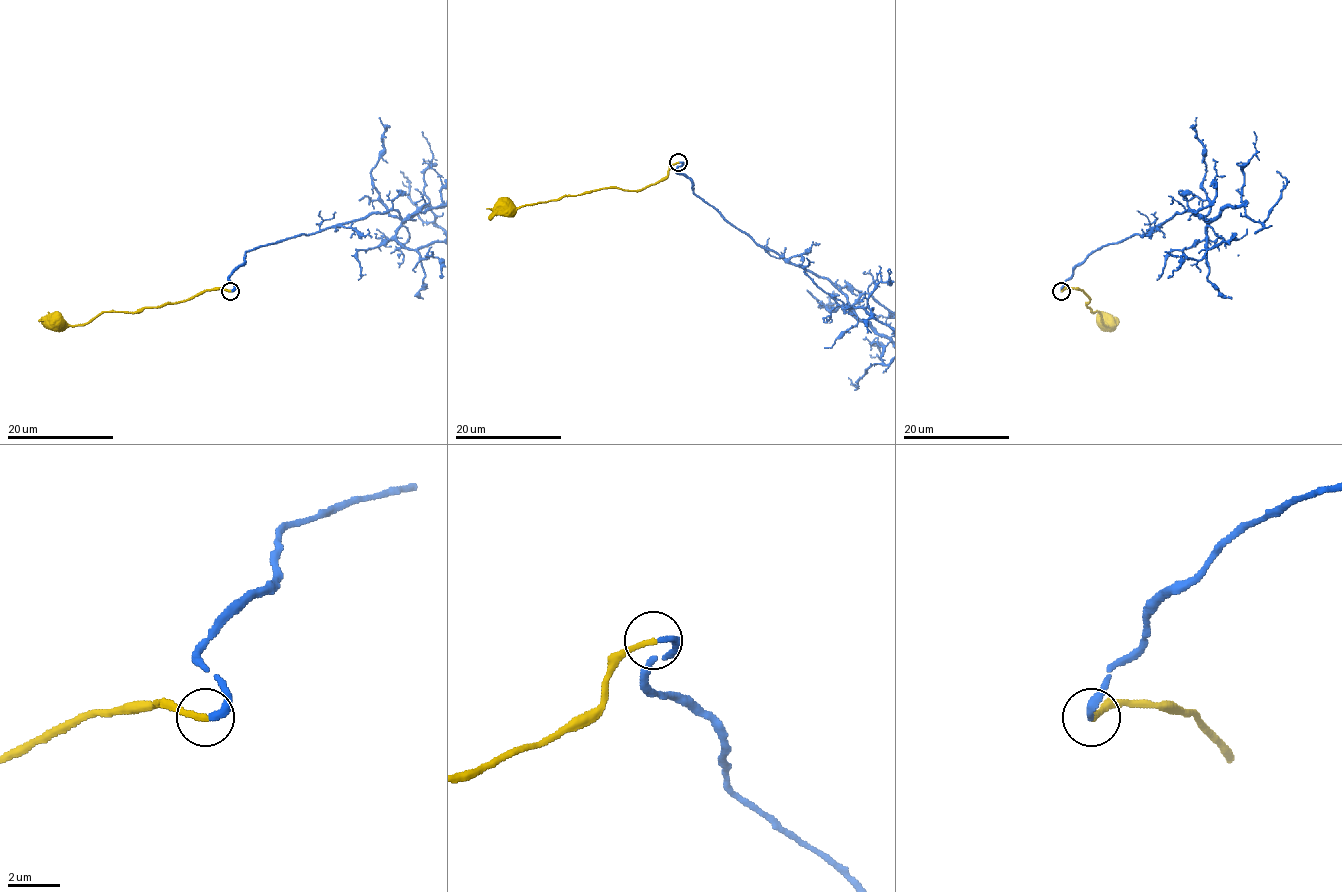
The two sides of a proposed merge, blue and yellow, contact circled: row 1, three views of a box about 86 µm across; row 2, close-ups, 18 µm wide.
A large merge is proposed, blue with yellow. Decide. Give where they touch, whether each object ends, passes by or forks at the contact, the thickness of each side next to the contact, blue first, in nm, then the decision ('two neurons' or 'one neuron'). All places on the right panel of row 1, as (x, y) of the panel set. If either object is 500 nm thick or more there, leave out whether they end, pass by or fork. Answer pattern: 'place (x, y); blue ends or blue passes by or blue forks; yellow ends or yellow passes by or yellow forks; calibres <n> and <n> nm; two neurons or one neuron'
place (1061, 291); blue ends; yellow ends; calibres 280 and 240 nm; one neuron

